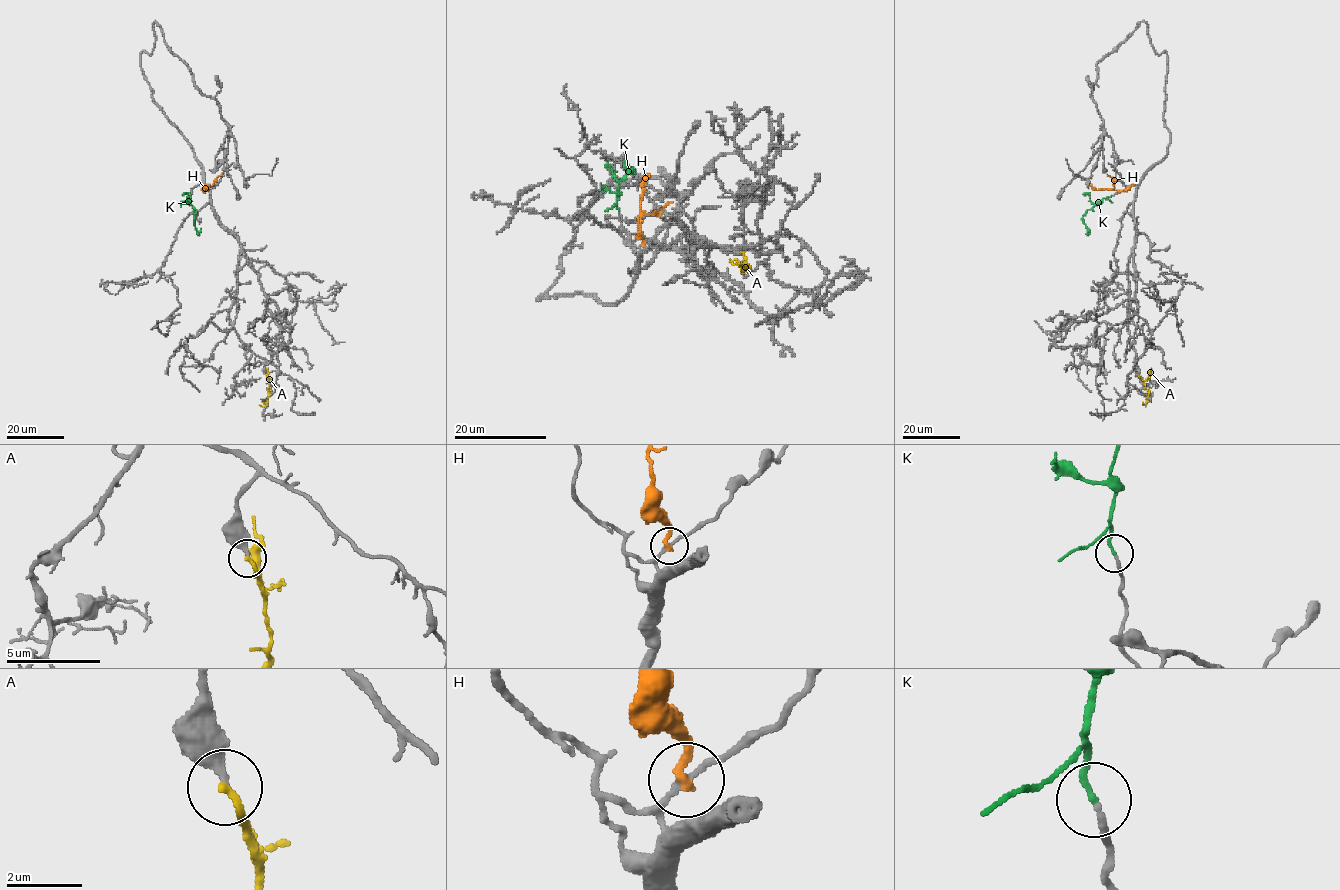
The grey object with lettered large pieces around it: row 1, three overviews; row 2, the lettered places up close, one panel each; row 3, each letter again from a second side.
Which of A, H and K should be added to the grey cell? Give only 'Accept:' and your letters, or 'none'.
Accept: K

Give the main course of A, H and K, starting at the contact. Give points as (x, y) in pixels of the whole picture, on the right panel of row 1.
A: (1138, 374), (1149, 394), (1146, 406), (1143, 404)
H: (1133, 184), (1124, 190), (1116, 190), (1114, 179), (1106, 175)
K: (1111, 196), (1087, 211), (1082, 218), (1089, 233), (1089, 228)

